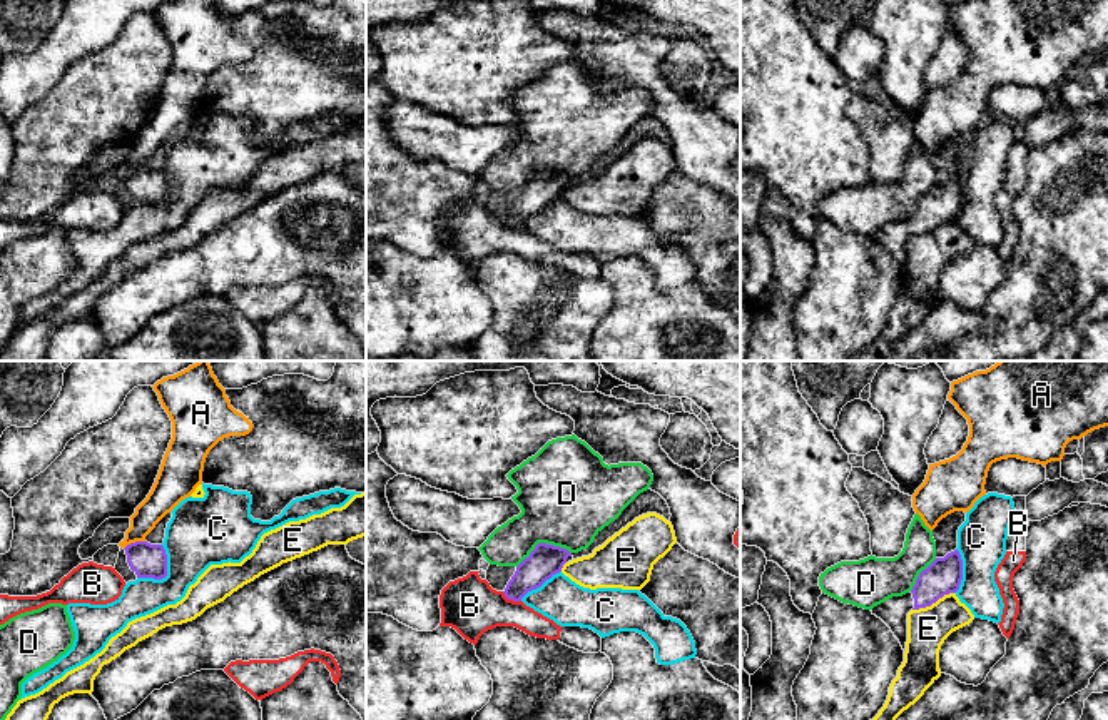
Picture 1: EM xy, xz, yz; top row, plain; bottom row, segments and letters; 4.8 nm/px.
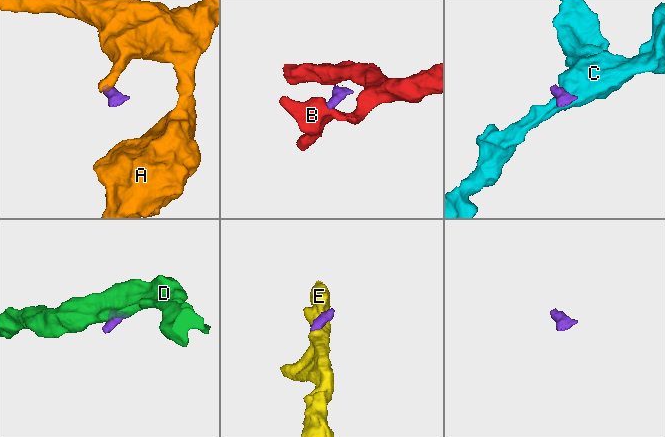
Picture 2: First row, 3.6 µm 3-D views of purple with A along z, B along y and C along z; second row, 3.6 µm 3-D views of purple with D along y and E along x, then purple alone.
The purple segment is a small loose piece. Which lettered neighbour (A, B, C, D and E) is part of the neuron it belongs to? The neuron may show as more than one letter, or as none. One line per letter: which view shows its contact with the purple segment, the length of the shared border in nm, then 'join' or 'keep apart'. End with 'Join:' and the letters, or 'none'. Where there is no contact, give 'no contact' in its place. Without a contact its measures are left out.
A: contact in xy; length 110 nm; keep apart
B: contact in xz; length 110 nm; keep apart
C: contact in xy; length 200 nm; keep apart
D: contact in xz; length 280 nm; keep apart
E: contact in yz; length 220 nm; keep apart
Join: none

